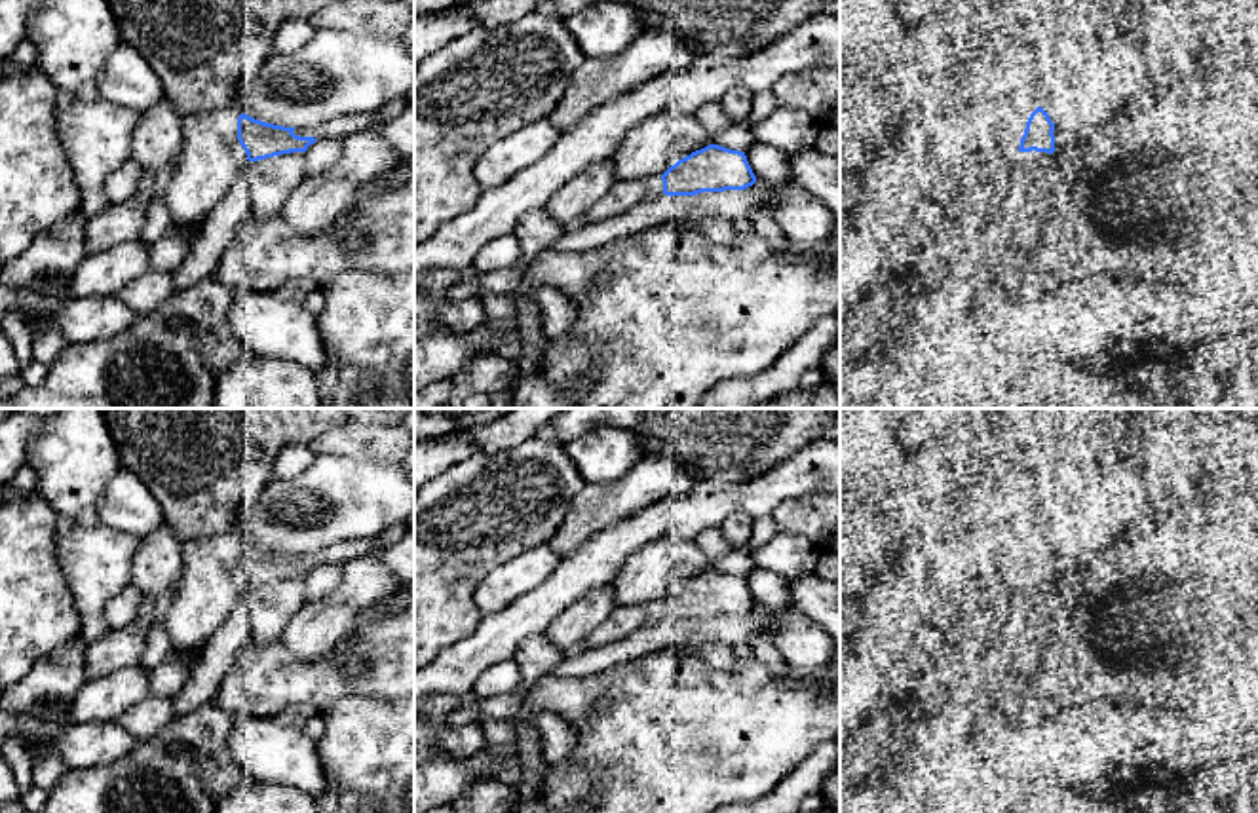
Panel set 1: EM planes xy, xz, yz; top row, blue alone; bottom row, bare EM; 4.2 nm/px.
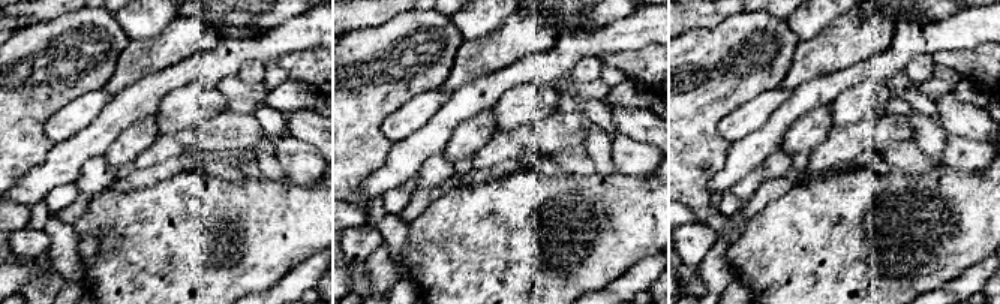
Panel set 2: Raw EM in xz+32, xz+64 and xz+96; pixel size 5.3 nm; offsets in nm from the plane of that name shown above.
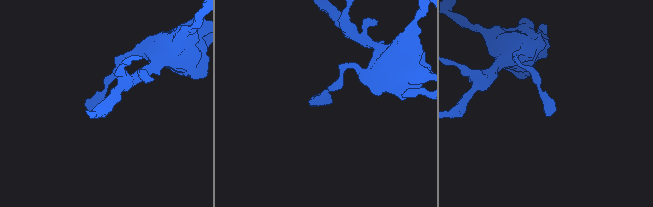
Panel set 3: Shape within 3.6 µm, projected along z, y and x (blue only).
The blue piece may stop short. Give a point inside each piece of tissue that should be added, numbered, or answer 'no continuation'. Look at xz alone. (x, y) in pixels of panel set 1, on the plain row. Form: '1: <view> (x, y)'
1: xz (624, 620)

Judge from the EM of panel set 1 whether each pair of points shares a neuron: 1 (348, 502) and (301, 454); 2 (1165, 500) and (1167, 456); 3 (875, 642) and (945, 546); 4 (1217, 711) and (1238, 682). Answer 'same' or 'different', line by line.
1: different
2: same
3: different
4: same

